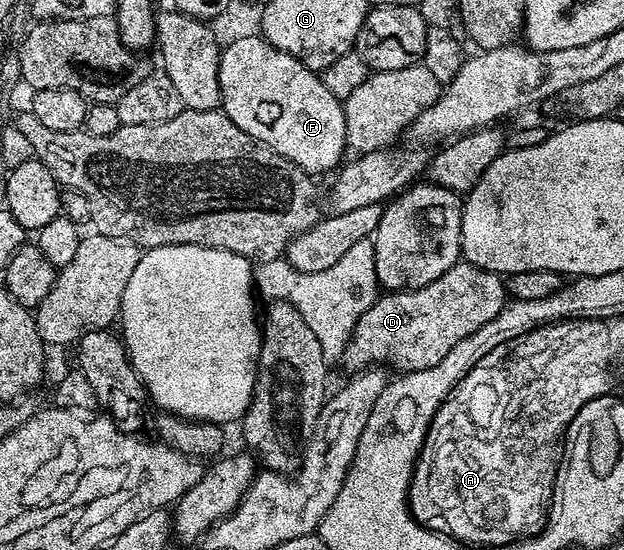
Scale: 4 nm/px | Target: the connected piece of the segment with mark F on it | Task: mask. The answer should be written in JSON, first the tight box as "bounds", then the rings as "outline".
{"bounds":[219,36,348,176],"outline":[[[260,36],[236,40],[221,51],[219,86],[220,109],[224,110],[226,116],[235,124],[239,124],[239,128],[243,128],[247,136],[259,140],[267,148],[279,152],[279,156],[291,160],[314,176],[325,174],[328,170],[336,171],[342,165],[348,143],[347,120],[342,99],[331,96],[320,73],[307,69],[295,56],[275,48]]]}

